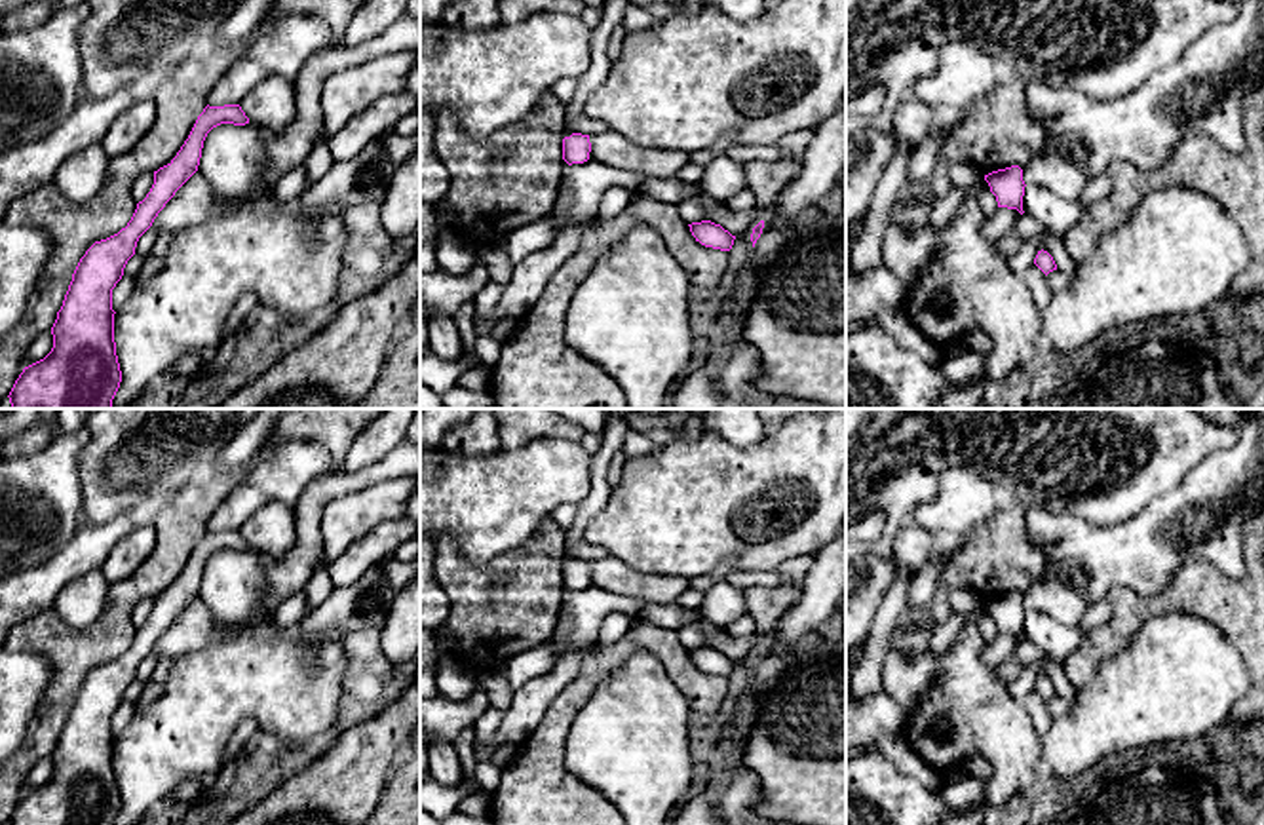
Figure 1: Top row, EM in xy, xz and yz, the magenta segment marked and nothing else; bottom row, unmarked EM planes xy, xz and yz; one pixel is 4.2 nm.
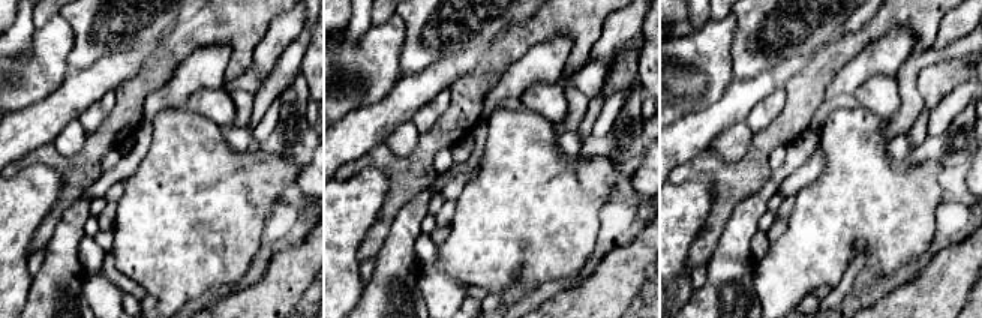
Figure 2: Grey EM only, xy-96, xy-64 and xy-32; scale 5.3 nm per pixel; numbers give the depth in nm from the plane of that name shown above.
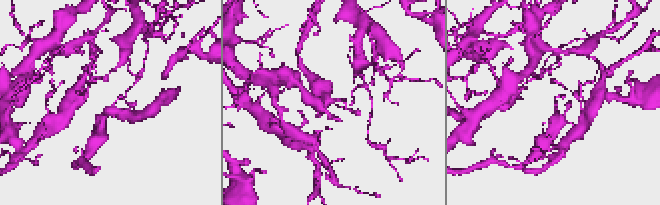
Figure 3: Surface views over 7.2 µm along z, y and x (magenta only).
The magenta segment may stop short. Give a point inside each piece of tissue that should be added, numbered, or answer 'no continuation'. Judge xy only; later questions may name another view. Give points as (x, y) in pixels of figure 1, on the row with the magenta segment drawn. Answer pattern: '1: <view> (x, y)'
no continuation

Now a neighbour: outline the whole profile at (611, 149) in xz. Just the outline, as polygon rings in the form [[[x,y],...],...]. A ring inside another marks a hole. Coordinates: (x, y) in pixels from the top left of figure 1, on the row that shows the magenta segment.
[[[614,131],[589,135],[589,143],[589,158],[608,167],[642,173],[650,179],[677,179],[679,171],[690,162],[688,152],[641,148]]]

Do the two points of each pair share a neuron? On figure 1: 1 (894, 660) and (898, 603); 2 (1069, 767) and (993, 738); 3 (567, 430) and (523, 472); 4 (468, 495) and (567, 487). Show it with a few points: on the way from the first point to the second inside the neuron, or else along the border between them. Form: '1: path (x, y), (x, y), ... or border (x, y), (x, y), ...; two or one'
1: border (888, 651), (882, 662), (880, 687); two
2: border (1038, 738), (1042, 774); two
3: border (578, 440), (529, 440), (514, 451); two
4: path (493, 495), (506, 495), (521, 487), (542, 487); one

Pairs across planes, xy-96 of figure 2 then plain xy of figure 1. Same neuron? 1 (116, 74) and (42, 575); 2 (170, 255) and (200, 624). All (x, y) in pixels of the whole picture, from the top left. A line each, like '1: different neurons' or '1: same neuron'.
1: same neuron
2: different neurons

